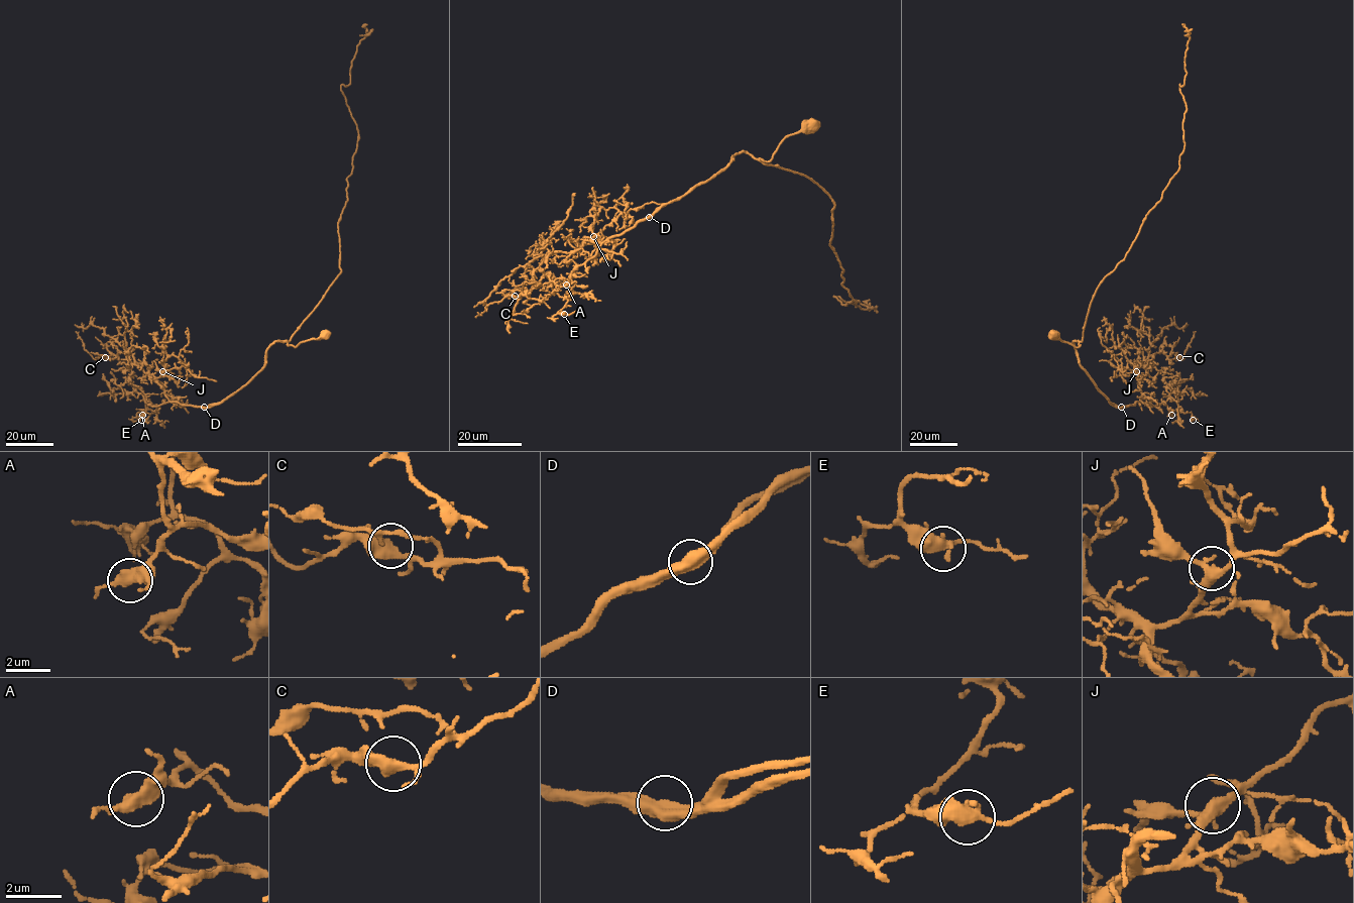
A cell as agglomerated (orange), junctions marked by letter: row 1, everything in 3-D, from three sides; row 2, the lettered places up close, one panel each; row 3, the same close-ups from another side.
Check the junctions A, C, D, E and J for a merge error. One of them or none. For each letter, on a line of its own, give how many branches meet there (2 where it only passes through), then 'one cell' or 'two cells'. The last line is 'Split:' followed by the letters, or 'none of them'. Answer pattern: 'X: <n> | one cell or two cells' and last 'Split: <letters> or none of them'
A: 2 | one cell
C: 2 | one cell
D: 2 | one cell
E: 2 | one cell
J: 3 | one cell
Split: none of them

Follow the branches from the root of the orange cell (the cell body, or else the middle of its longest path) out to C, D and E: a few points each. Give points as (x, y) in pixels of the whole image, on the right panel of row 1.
C: (1053, 335), (1076, 347), (1078, 341), (1080, 365), (1119, 408), (1140, 401), (1149, 356), (1179, 357)
D: (1053, 335), (1076, 347), (1080, 345), (1078, 341), (1073, 344), (1080, 365), (1109, 401), (1121, 407)
E: (1053, 335), (1076, 347), (1078, 341), (1080, 365), (1111, 403), (1157, 406), (1170, 396), (1193, 420)

